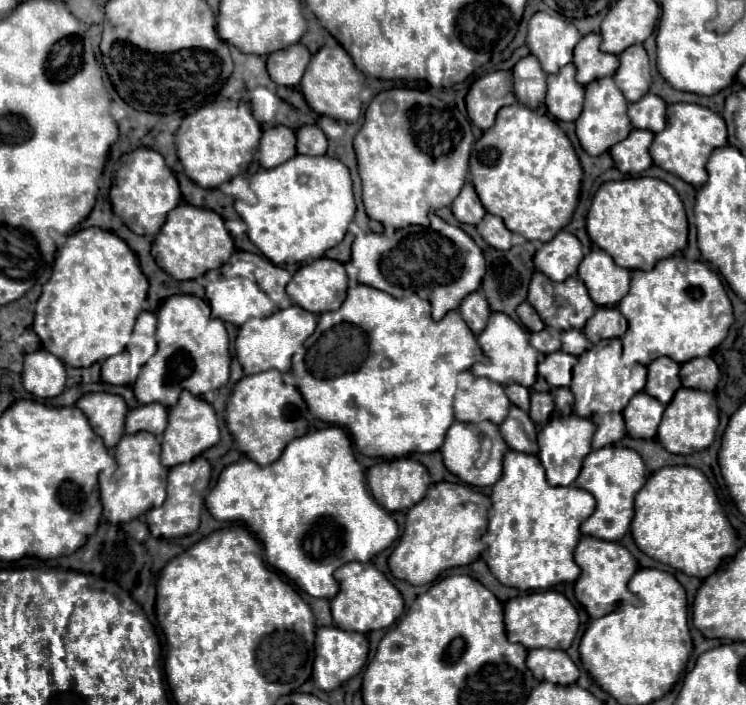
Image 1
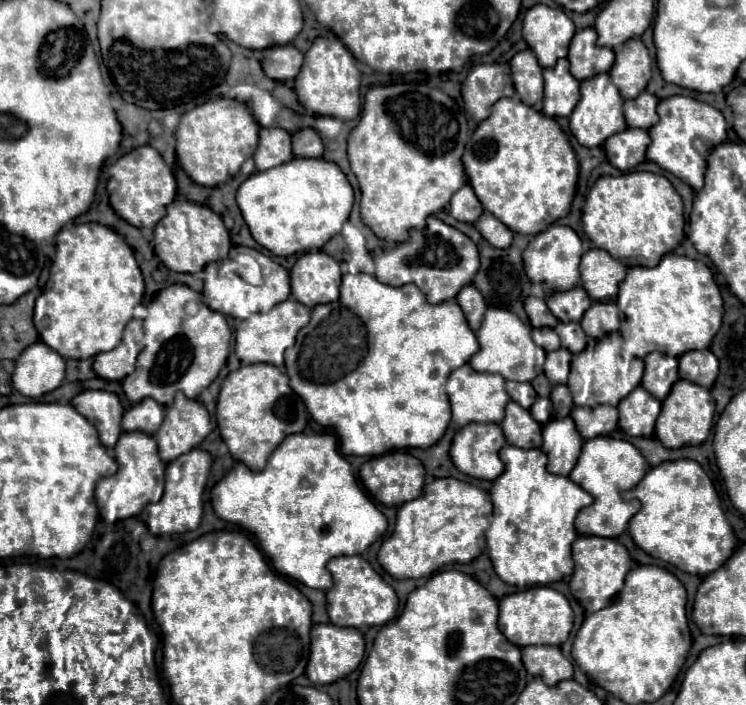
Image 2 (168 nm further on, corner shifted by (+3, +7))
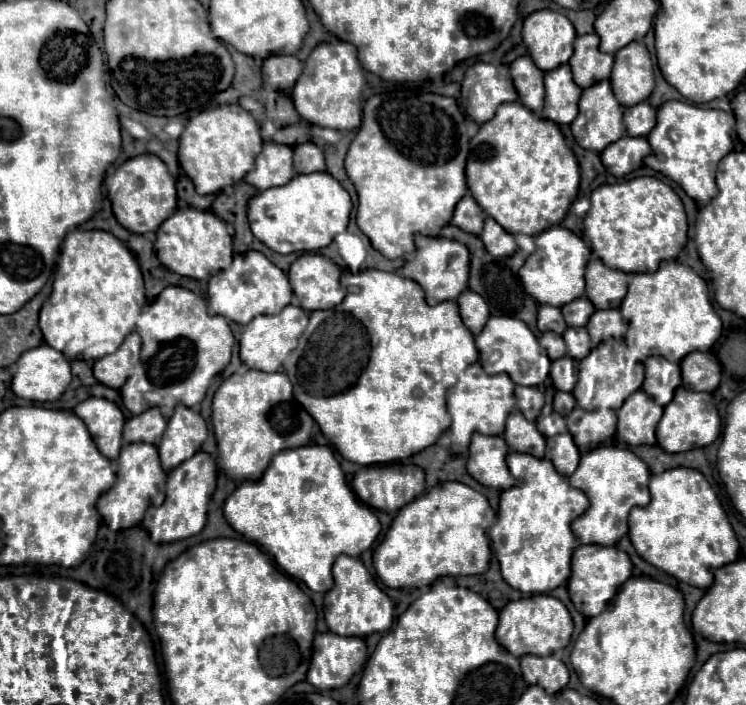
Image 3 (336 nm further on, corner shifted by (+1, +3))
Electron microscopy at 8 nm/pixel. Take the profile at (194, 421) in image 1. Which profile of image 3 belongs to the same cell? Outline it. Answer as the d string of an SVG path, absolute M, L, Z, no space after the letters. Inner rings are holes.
M183 405L175 407L175 413L167 421L167 431L159 445L163 469L169 473L179 463L191 459L191 455L195 455L201 449L205 439L207 439L205 419L189 407Z

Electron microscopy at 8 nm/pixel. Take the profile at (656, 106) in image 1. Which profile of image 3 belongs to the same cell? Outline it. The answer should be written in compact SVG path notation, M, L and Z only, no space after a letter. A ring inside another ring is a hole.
M647 101L637 103L635 107L625 107L623 123L627 135L645 137L649 135L651 127L655 127L655 107L651 107Z

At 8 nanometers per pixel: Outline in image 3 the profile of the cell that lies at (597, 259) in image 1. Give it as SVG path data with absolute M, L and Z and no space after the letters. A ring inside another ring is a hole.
M591 259L585 271L585 295L597 309L617 309L627 293L627 273L609 269L601 259Z

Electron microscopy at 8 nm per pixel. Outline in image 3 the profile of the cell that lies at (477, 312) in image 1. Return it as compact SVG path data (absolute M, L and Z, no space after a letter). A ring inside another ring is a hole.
M463 291L457 299L459 305L459 315L465 323L465 327L473 333L479 335L489 319L489 307L481 295L475 295L473 291Z

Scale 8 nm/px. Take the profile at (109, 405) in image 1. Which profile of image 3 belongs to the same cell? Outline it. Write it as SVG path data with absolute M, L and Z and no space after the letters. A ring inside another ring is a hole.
M89 397L75 407L75 415L87 425L97 449L107 459L117 459L121 451L121 431L125 423L121 409L107 399Z

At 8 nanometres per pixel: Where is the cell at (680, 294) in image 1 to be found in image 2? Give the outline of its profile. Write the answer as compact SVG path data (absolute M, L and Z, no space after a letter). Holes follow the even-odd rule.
M667 253L659 261L659 265L655 265L651 269L649 267L631 267L627 271L625 281L619 287L617 305L619 305L619 311L623 311L623 315L625 315L625 329L629 329L629 331L621 331L625 357L643 359L651 351L665 351L667 355L679 357L685 351L707 349L723 323L723 299L721 299L721 293L719 293L719 287L715 283L711 269L701 261L681 257L677 253Z

